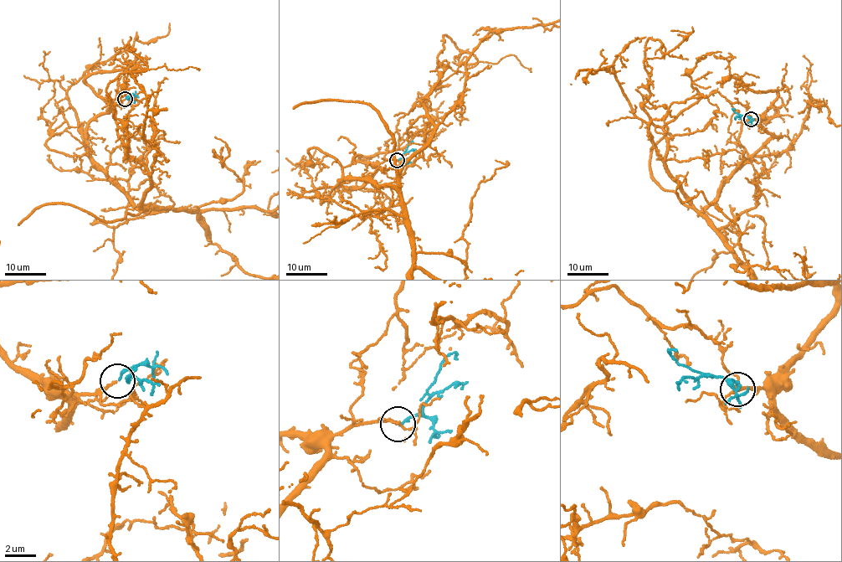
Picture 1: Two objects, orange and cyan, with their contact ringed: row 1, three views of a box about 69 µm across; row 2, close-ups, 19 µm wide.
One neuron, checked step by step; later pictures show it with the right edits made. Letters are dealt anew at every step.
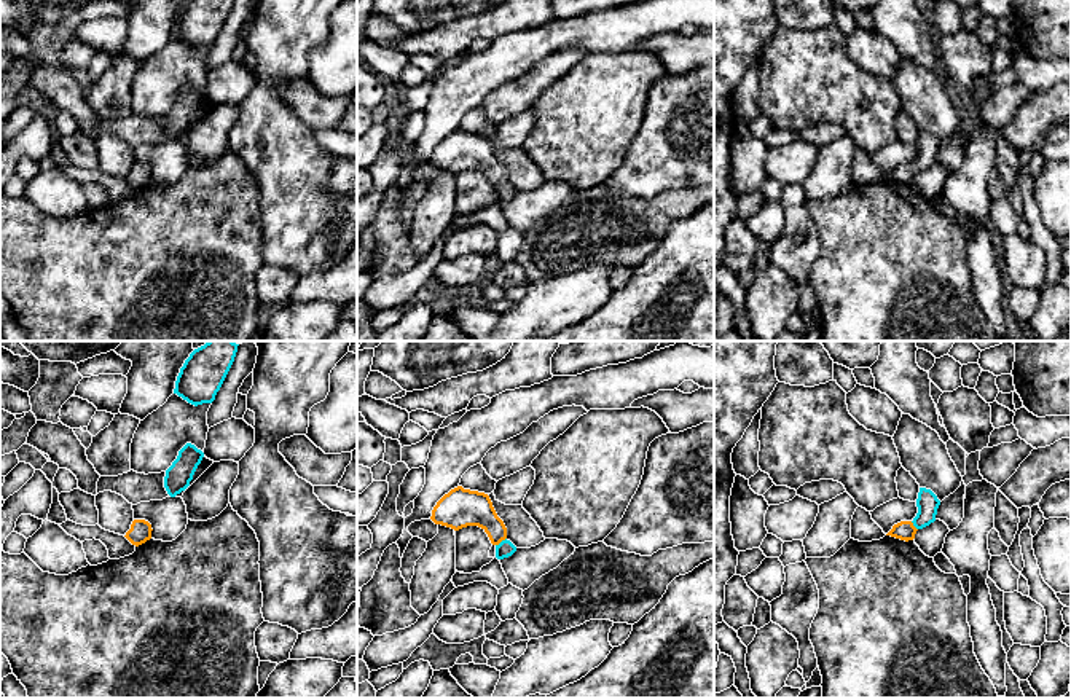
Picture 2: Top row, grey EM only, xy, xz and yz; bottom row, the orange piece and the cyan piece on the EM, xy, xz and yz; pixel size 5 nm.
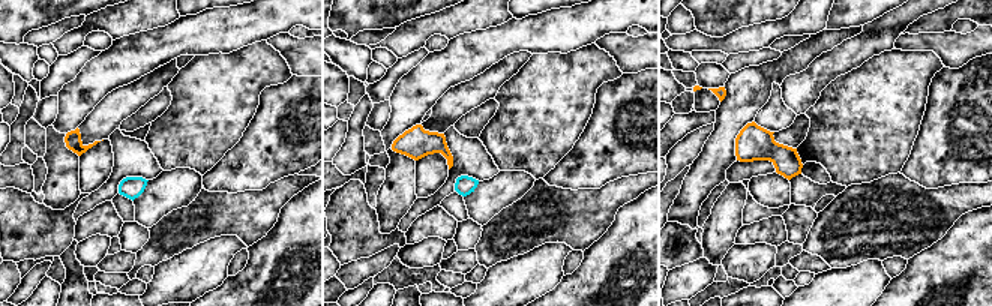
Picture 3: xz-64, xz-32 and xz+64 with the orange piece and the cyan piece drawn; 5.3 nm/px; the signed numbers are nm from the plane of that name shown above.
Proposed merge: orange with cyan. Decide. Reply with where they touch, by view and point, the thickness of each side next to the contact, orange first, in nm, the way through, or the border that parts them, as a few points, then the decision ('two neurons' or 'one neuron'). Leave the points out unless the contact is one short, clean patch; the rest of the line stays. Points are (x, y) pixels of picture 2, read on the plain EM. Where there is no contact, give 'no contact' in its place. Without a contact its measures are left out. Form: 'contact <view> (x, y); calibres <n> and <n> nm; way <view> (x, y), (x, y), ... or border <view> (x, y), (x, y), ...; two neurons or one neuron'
contact xz (501, 184); calibres 190 and 90 nm; way xz (464, 150), (474, 152), (501, 184), (506, 192); one neuron

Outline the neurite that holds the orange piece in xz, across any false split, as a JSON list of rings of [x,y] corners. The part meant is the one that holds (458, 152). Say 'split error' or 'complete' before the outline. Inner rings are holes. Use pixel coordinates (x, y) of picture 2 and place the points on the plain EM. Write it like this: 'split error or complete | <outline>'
split error | [[[457,129],[445,137],[432,153],[430,163],[459,174],[467,169],[481,171],[496,190],[496,201],[504,202],[516,194],[507,182],[507,171],[497,159],[488,137]]]

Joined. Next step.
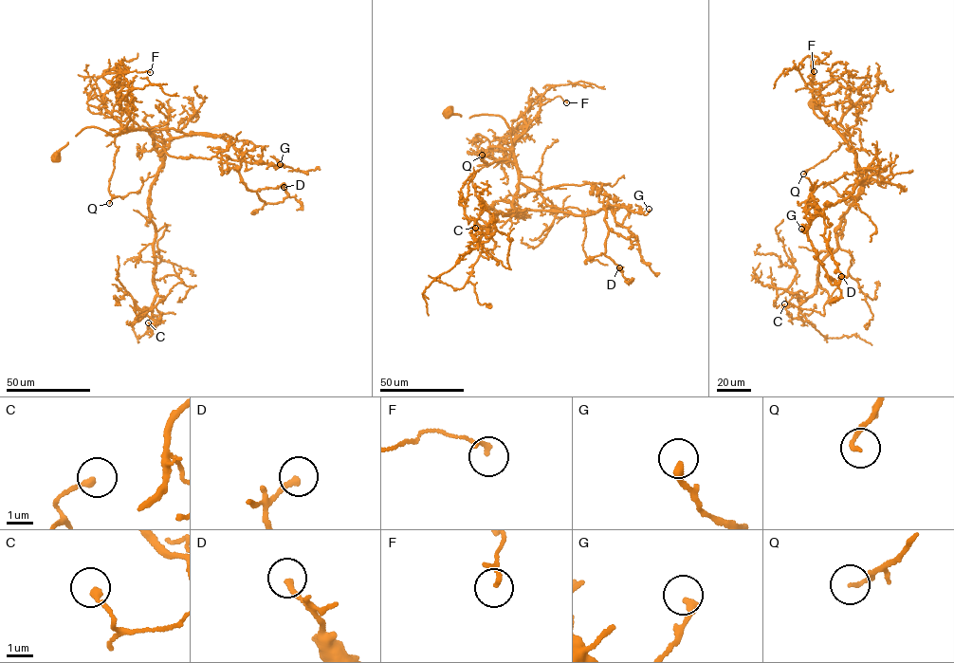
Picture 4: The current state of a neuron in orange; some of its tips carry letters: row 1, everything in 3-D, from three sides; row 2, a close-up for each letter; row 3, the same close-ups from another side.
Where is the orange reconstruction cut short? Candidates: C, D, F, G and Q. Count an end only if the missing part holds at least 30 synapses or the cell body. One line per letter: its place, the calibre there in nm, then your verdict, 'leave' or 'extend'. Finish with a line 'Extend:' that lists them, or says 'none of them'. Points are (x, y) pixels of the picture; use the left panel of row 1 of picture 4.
C: at (148, 322); 240 nm thick; leave
D: at (284, 187); 200 nm thick; leave
F: at (150, 72); 180 nm thick; leave
G: at (280, 164); 280 nm thick; leave
Q: at (109, 203); 140 nm thick; leave
Extend: none of them

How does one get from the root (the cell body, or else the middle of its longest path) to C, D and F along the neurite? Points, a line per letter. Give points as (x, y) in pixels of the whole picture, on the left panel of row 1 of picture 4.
C: (56, 157), (87, 127), (149, 131), (162, 165), (149, 203), (156, 293), (144, 308), (155, 322), (148, 322)
D: (56, 157), (87, 127), (173, 128), (229, 141), (243, 155), (241, 179), (265, 203), (283, 201), (284, 187)
F: (56, 157), (85, 128), (124, 131), (129, 114), (119, 108), (120, 95), (112, 79), (119, 73), (150, 72)

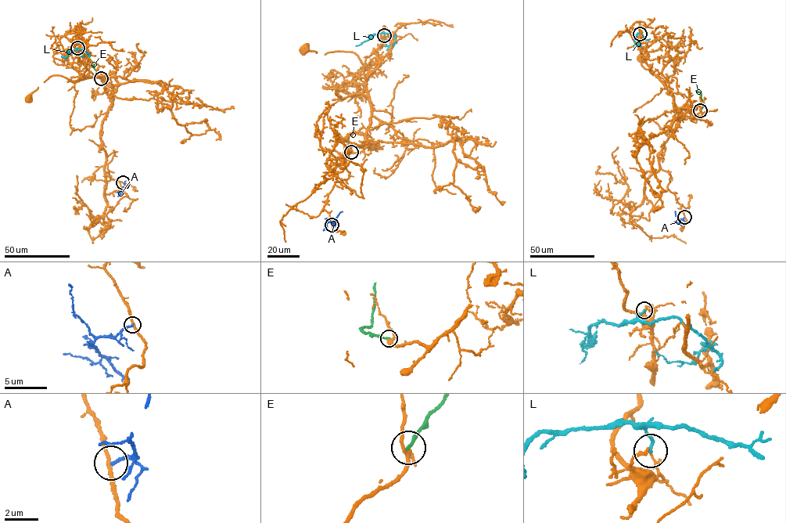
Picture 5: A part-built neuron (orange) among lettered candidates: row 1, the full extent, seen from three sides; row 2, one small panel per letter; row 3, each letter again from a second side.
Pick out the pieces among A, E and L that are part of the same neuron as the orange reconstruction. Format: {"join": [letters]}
{"join": ["L"]}

